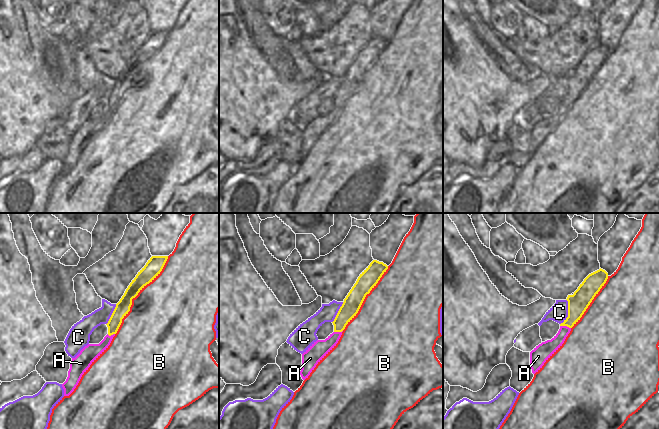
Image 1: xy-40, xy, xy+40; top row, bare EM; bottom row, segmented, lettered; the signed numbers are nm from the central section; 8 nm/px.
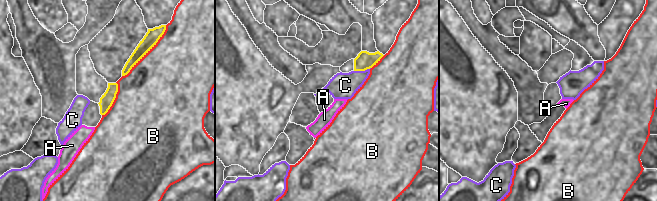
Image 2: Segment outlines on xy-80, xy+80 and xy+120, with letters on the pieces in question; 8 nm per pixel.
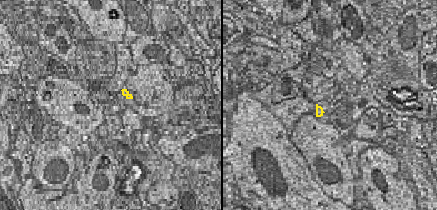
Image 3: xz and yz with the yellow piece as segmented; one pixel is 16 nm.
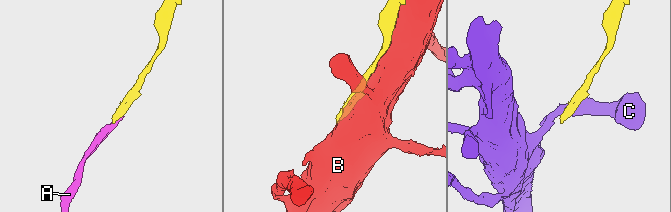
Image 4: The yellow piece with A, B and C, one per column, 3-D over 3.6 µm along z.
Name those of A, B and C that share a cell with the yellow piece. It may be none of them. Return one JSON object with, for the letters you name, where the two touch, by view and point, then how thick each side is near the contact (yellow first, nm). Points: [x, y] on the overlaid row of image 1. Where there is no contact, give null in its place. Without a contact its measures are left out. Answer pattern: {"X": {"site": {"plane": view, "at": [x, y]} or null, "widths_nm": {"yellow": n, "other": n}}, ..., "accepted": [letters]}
{"A": {"site": {"plane": "xy+40", "at": [565, 325]}, "widths_nm": {"yellow": 160, "other": 120}}, "accepted": ["A"]}

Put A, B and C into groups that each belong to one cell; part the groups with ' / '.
A / B / C

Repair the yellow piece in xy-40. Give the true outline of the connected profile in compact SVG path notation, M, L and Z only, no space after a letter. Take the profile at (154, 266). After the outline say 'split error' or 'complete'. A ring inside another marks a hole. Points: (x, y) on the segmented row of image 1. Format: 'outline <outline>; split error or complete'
outline M152 256L146 265L138 272L132 280L106 324L108 334L99 344L88 344L80 353L72 358L68 377L62 384L64 396L69 396L78 385L82 375L88 370L90 365L108 348L113 337L117 333L122 319L130 311L132 299L150 282L152 282L162 271L168 256Z; split error

